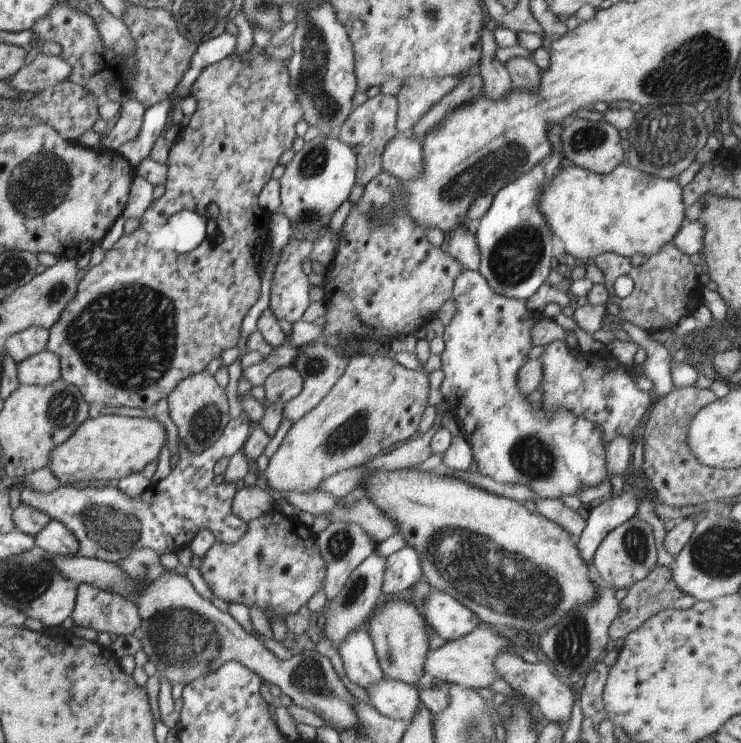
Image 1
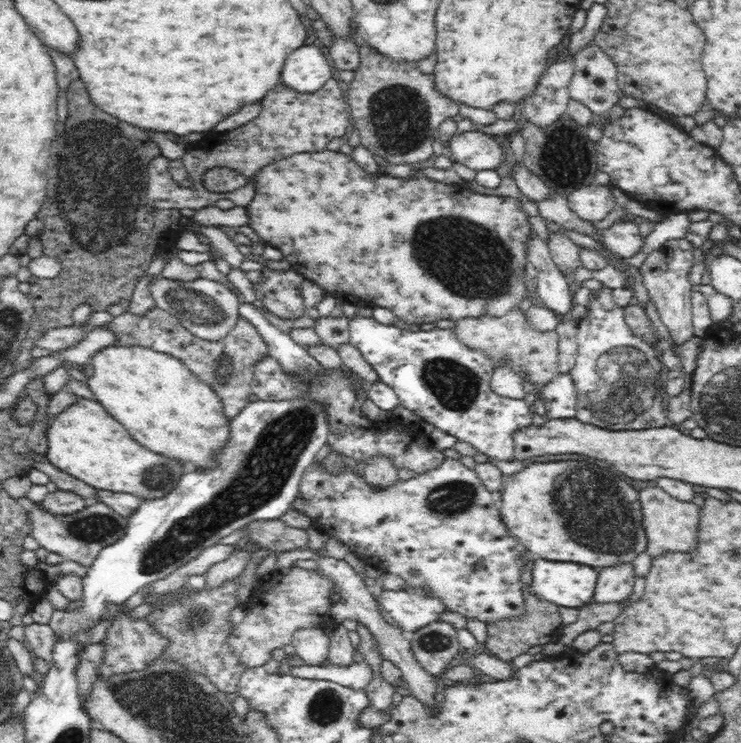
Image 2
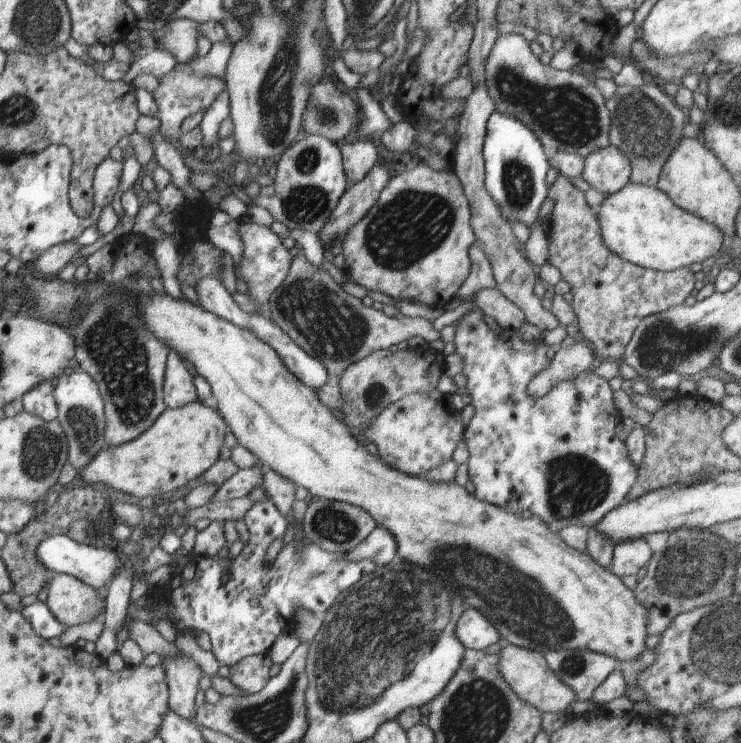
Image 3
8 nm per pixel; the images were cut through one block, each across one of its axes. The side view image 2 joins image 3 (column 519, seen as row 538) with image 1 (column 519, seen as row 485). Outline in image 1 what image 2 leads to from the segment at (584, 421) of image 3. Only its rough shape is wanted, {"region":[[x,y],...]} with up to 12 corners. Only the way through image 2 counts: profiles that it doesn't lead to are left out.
{"region":[[462,267],[440,390],[478,472],[561,501],[600,426],[518,388],[538,315]]}

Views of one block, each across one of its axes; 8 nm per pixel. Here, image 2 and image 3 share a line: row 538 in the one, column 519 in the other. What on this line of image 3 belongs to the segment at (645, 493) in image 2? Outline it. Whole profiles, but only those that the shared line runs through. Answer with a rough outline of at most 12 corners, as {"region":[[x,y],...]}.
{"region":[[507,644],[500,676],[542,714],[570,714],[576,694],[544,654]]}

